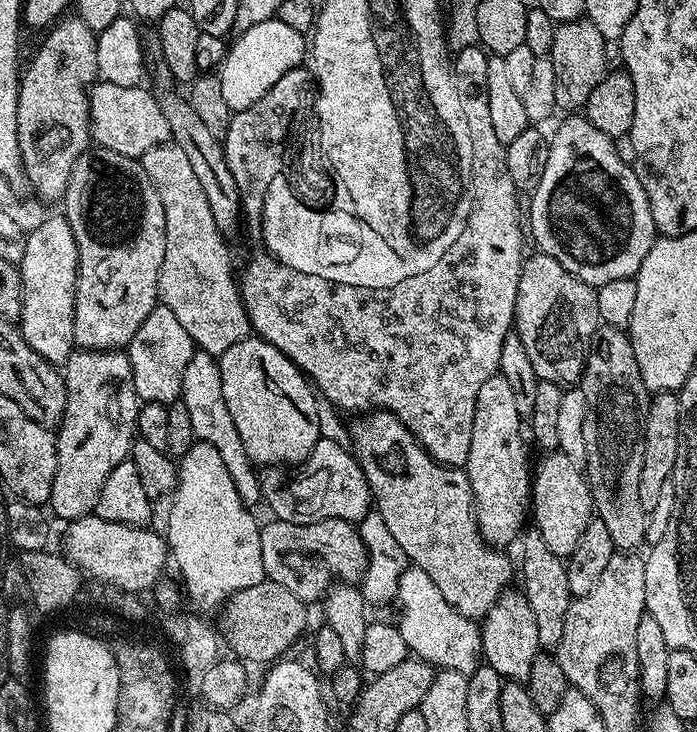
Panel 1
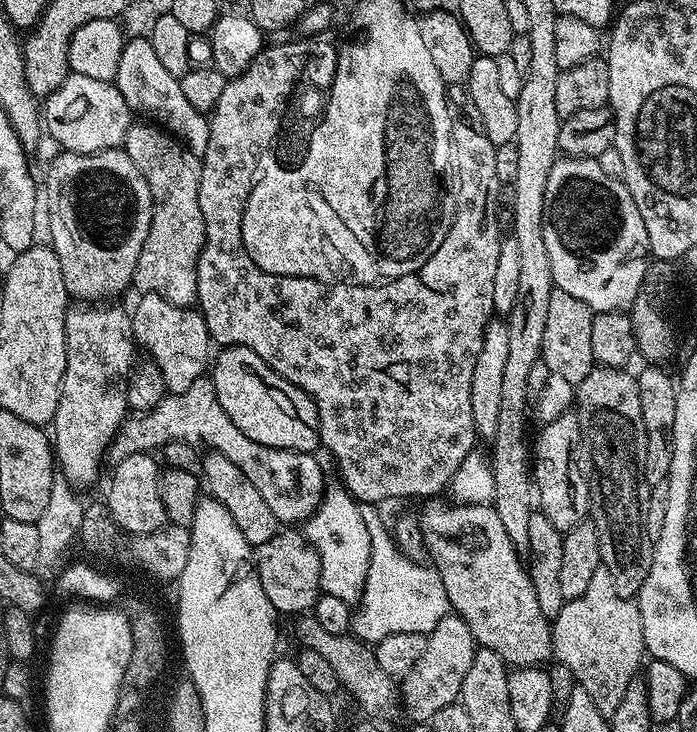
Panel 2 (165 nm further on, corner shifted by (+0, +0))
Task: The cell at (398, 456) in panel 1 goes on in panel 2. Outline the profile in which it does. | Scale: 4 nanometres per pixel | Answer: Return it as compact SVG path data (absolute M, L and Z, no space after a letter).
M440 502L425 503L428 505L418 512L418 519L424 534L424 545L428 547L428 560L441 576L449 609L466 622L477 645L494 650L494 654L503 658L505 665L540 666L545 663L543 660L551 661L552 626L549 617L544 616L538 606L538 597L534 595L525 561L516 545L510 542L510 534L506 534L506 526L502 526L495 508L491 503L436 503Z

